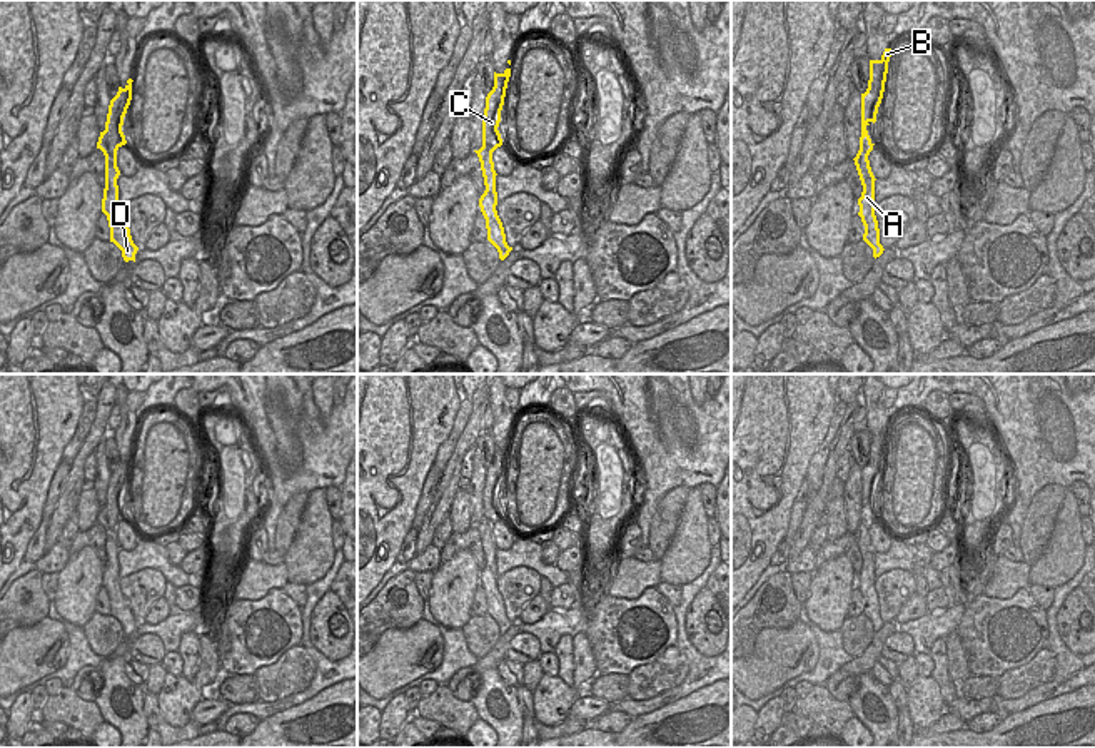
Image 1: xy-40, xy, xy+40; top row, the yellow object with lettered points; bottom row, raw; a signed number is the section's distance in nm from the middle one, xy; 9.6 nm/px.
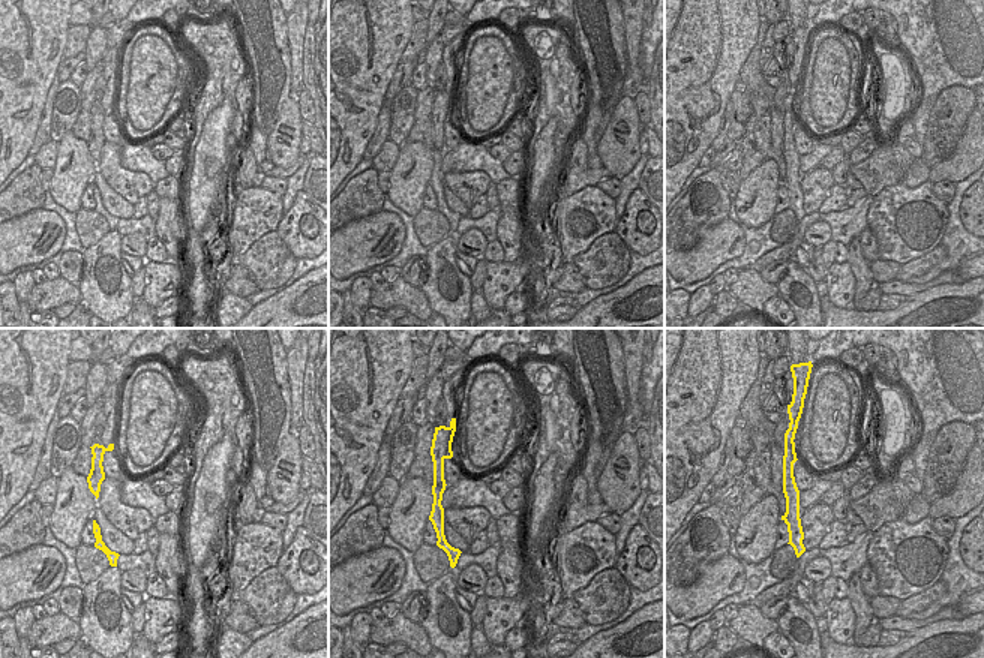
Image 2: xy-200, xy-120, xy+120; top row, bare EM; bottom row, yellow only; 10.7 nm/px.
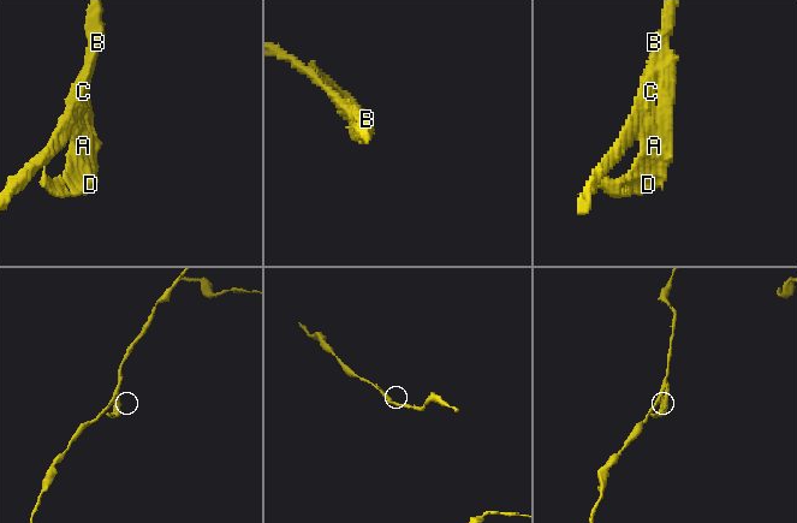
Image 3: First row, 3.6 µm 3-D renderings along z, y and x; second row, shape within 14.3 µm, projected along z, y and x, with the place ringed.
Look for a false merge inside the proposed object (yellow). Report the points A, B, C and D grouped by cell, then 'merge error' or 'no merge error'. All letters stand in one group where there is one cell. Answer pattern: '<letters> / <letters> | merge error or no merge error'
A D / B C | merge error

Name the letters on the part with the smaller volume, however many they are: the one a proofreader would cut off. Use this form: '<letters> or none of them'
A, D.

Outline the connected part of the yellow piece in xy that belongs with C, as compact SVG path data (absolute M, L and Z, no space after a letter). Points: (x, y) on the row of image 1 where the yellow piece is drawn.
M506 68L502 73L494 72L494 87L486 97L486 109L482 115L482 142L486 142L491 149L502 145L497 127L501 122L501 110L504 105L509 77L511 68Z

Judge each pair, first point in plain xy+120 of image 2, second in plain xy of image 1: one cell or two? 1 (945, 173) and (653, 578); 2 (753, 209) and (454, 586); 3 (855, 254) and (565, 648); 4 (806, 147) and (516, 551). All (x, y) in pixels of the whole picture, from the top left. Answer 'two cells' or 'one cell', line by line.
1: two cells
2: one cell
3: one cell
4: two cells

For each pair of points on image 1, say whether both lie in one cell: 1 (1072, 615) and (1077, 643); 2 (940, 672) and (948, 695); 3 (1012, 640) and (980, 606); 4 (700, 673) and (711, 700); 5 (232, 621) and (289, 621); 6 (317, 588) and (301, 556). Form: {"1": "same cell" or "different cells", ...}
{"1": "same cell", "2": "same cell", "3": "same cell", "4": "different cells", "5": "same cell", "6": "different cells"}

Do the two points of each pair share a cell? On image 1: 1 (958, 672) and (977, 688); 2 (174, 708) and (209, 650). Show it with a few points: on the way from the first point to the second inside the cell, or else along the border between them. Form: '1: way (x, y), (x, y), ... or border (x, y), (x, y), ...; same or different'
1: border (968, 673), (962, 682); different
2: way (187, 693), (209, 672), (209, 665); same

